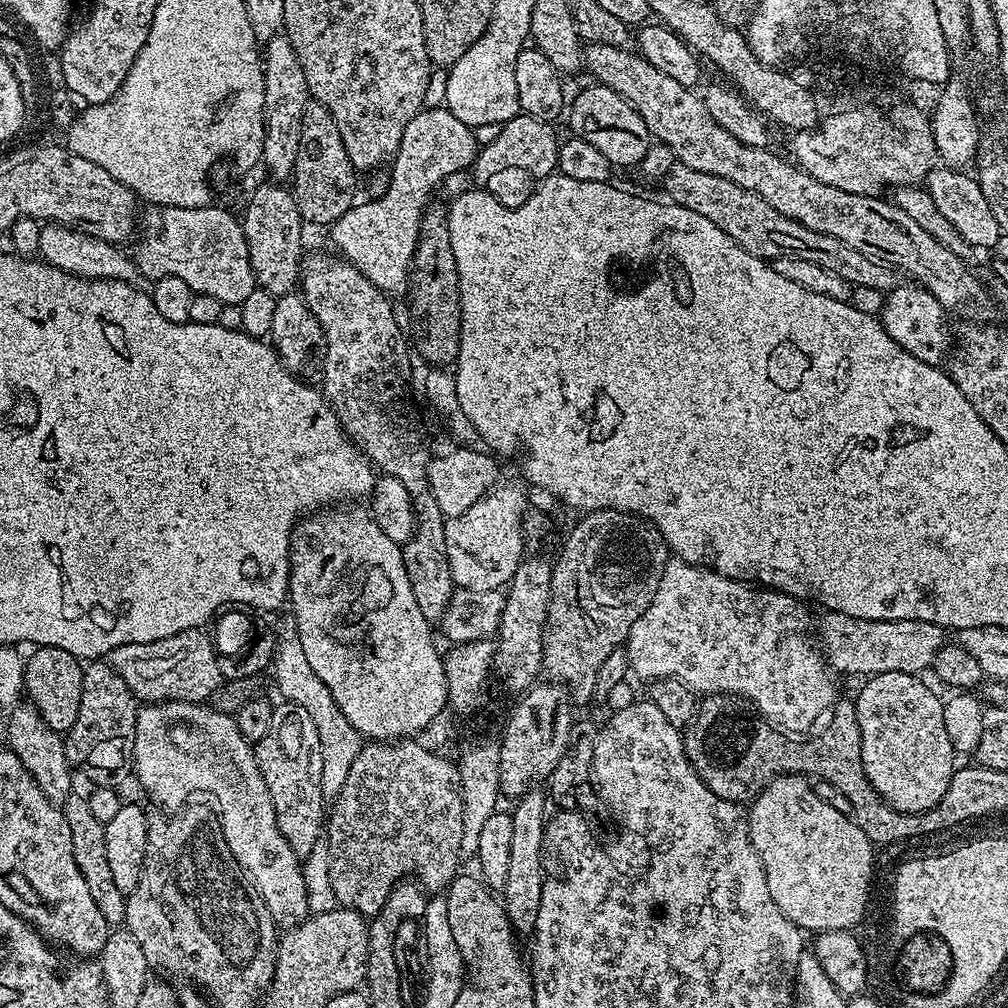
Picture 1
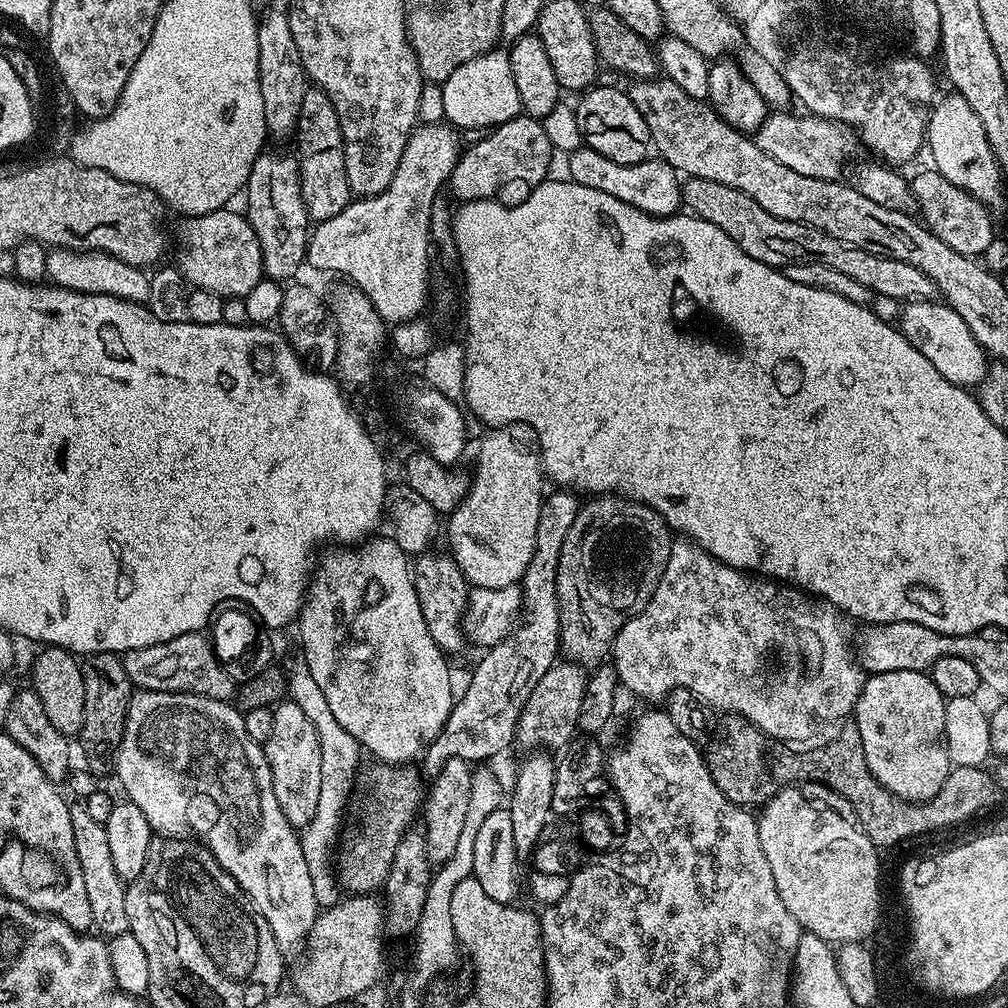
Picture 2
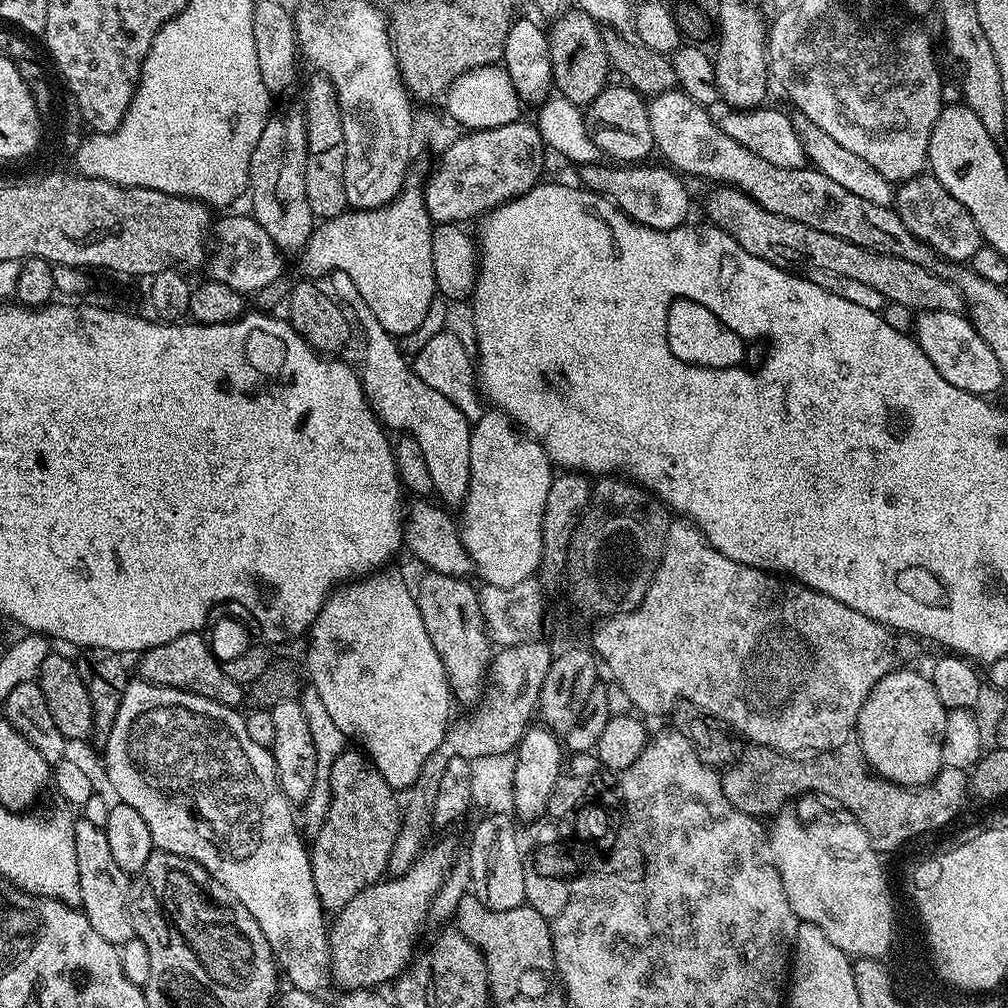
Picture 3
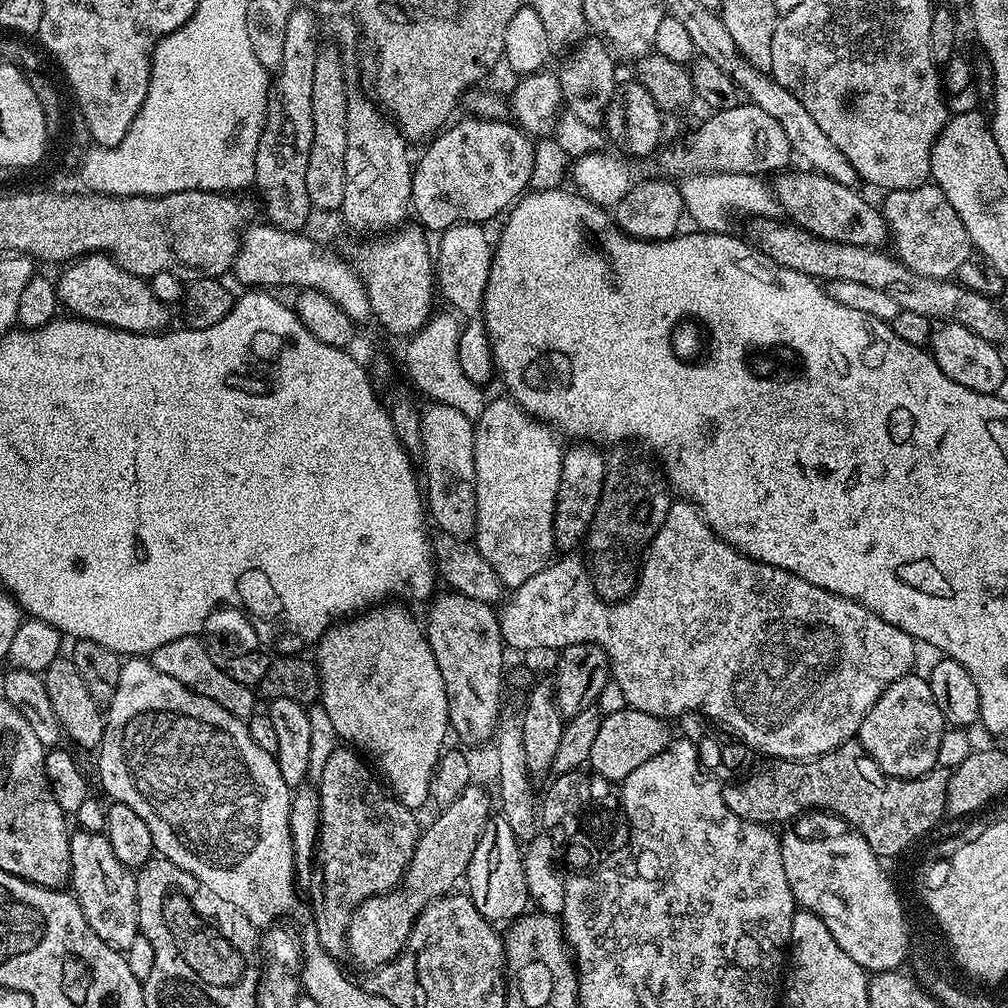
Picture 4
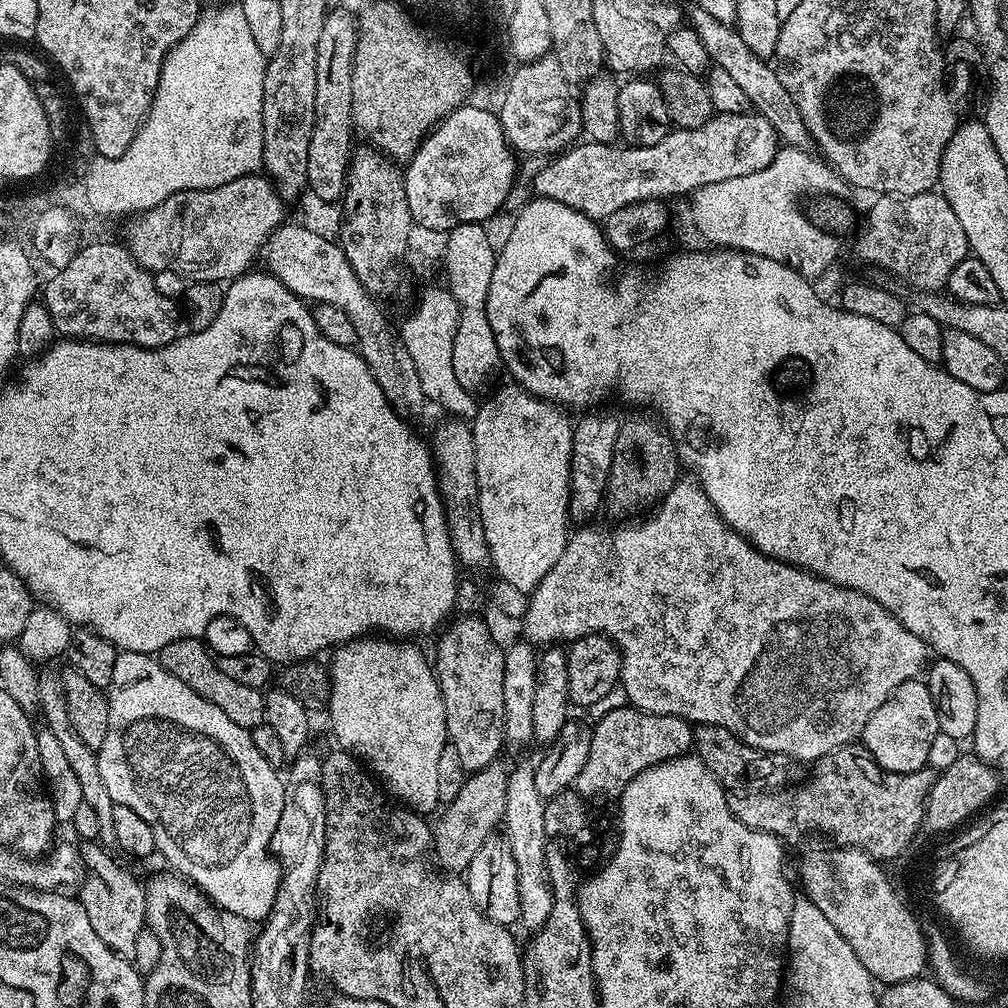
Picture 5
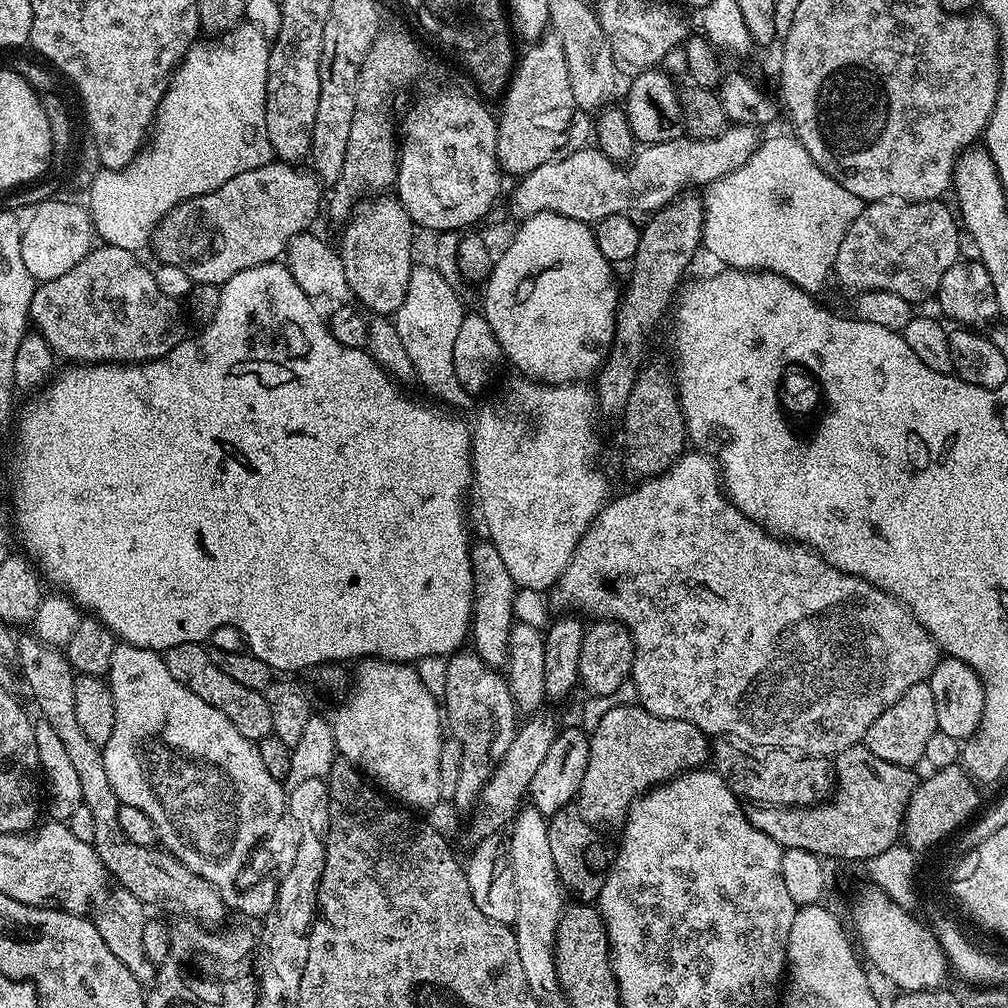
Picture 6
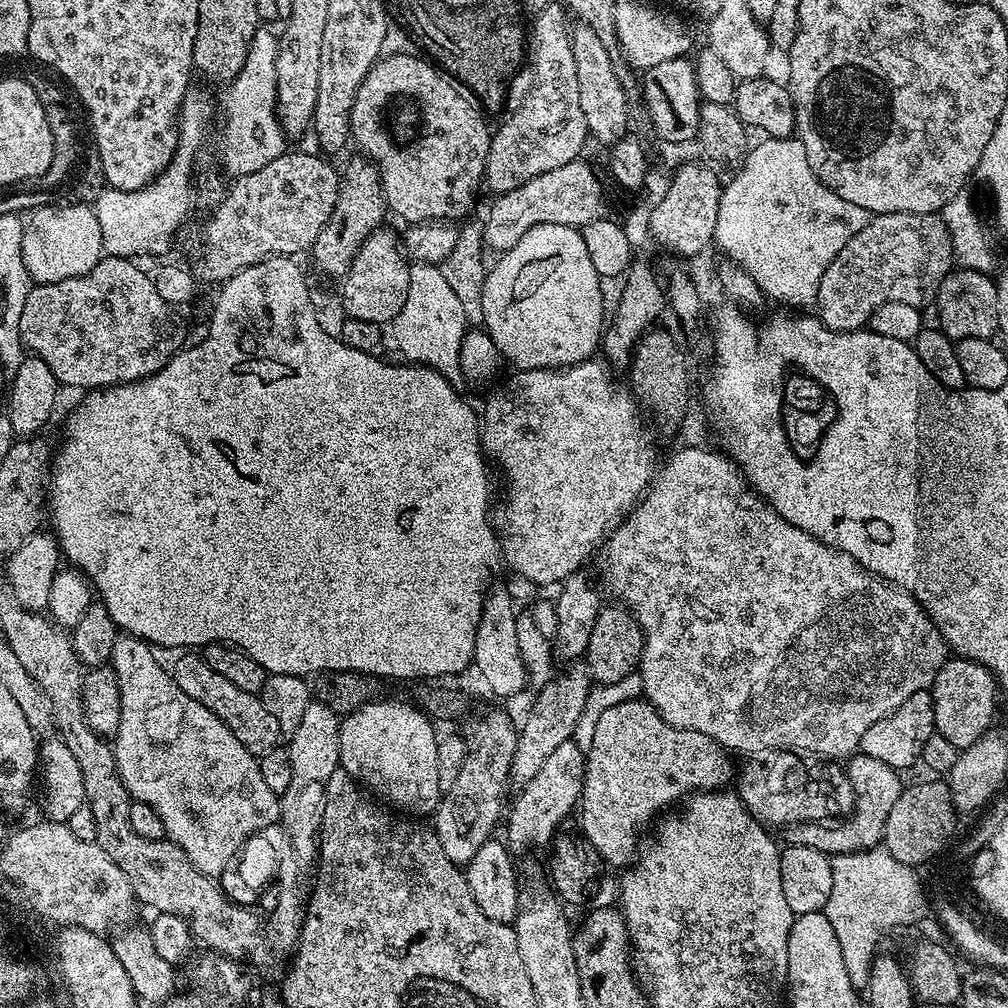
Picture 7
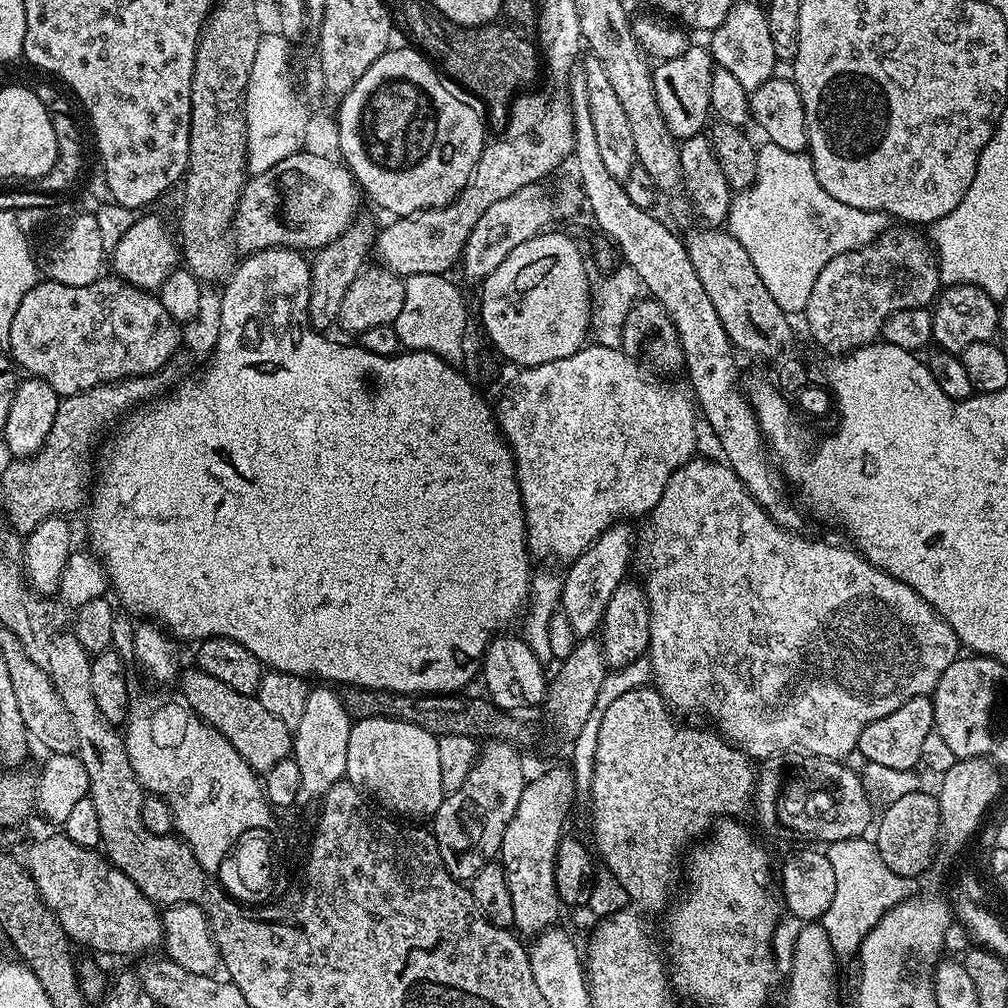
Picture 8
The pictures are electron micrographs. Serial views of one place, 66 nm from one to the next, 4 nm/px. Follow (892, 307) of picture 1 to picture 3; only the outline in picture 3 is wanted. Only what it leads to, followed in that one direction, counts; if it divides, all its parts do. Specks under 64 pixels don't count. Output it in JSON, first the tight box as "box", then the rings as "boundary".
{"box":[914,312,1006,398],"boundary":[[[921,312],[914,320],[914,339],[922,354],[934,362],[934,370],[938,370],[950,386],[958,386],[958,390],[988,398],[1006,380],[1002,366],[998,366],[998,358],[994,358],[994,350],[986,346],[967,315],[959,312]]]}

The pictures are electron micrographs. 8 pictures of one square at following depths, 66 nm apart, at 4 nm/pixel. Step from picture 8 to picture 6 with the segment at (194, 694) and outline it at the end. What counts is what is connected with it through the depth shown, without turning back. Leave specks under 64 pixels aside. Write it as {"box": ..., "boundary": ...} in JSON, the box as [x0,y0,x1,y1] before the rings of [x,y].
{"box":[163,644,274,742],"boundary":[[[183,644],[168,649],[163,653],[163,658],[170,674],[174,674],[174,678],[182,682],[182,686],[194,690],[194,694],[198,694],[202,702],[210,702],[210,706],[222,710],[222,714],[226,714],[226,718],[230,718],[230,722],[234,722],[234,726],[238,726],[238,730],[242,730],[246,738],[259,742],[272,735],[274,718],[270,718],[270,706],[264,693],[250,690],[250,686],[241,686],[234,682],[234,678],[229,678],[222,670],[218,670],[218,666],[212,661],[212,652],[206,649],[204,644]]]}

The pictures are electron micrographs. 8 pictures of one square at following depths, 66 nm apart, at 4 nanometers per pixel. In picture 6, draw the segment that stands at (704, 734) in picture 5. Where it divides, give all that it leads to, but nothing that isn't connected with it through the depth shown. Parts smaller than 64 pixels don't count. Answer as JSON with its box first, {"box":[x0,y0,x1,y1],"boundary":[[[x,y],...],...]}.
{"box":[712,738,834,808],"boundary":[[[728,738],[715,741],[712,748],[712,760],[716,771],[730,786],[732,793],[741,801],[751,802],[756,806],[771,806],[774,808],[811,808],[813,804],[823,804],[834,791],[834,768],[825,757],[805,756],[787,748],[766,748],[749,750]]]}

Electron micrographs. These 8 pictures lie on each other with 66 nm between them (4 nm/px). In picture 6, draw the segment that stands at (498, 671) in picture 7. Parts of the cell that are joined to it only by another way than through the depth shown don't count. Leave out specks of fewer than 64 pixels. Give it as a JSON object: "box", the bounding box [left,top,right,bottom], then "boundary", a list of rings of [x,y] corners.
{"box":[470,538,518,670],"boundary":[[[481,538],[477,544],[475,541],[474,575],[476,590],[472,602],[470,644],[476,655],[481,656],[491,668],[500,670],[508,663],[508,639],[514,623],[512,607],[518,585],[514,582],[514,578],[510,578],[510,570],[506,570],[502,554],[498,554],[496,547],[487,538]]]}

